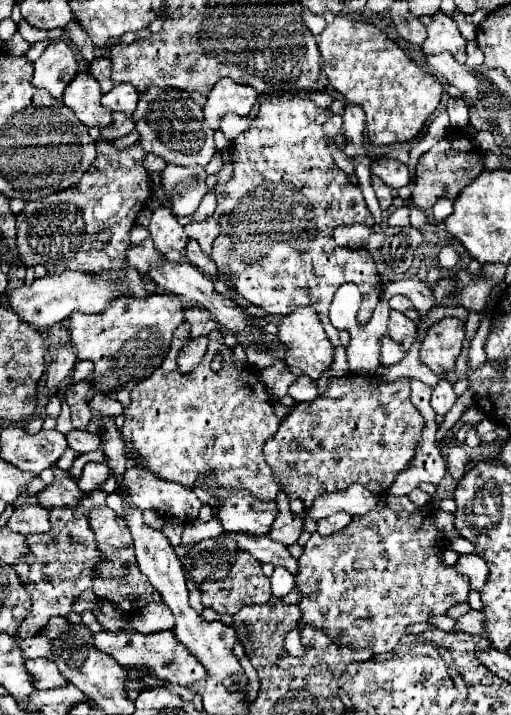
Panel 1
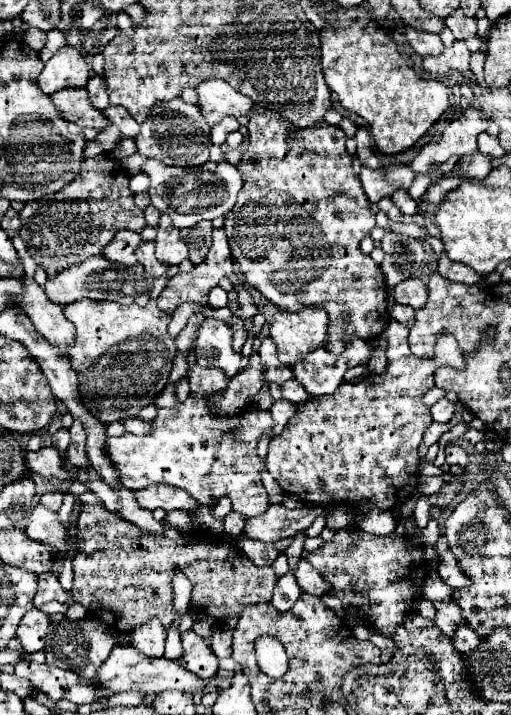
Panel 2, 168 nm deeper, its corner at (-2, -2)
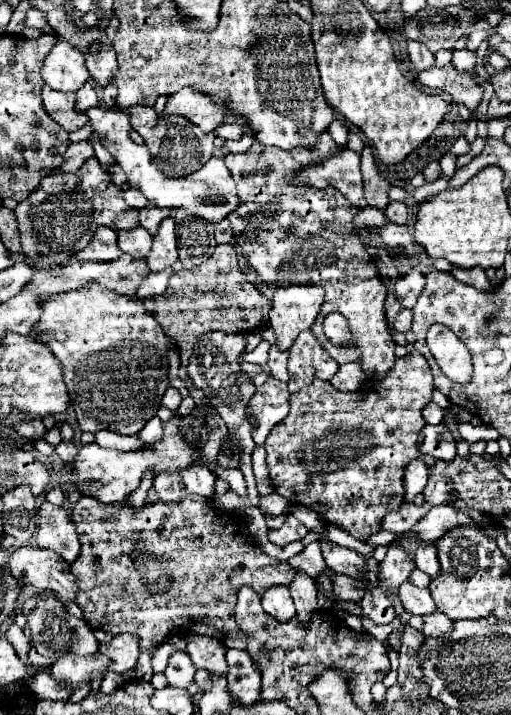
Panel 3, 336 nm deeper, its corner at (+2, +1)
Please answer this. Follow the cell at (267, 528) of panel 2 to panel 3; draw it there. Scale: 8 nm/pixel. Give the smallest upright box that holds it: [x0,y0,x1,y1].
[268,514,308,546]

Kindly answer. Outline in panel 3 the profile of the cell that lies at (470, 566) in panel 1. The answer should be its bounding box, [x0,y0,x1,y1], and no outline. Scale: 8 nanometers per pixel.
[414,544,440,578]

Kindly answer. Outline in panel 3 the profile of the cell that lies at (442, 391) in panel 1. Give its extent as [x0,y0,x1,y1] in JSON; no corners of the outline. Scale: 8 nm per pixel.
[422,402,444,424]

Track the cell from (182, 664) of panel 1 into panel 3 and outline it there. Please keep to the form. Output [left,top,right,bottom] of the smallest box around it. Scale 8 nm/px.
[186,634,228,674]

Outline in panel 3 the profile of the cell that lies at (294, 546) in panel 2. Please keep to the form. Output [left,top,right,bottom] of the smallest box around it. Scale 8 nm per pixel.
[288,570,318,620]

